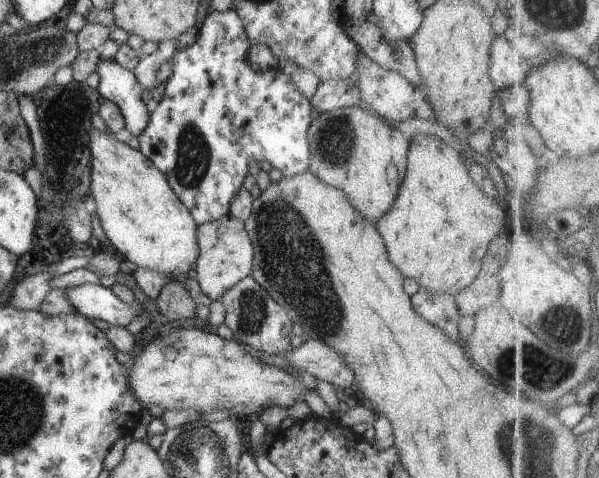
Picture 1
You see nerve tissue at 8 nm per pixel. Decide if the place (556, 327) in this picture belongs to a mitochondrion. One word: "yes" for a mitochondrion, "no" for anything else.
yes

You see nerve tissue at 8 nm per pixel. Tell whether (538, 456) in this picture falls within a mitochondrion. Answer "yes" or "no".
yes

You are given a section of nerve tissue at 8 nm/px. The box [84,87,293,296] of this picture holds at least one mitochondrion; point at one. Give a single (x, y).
(192, 161)

